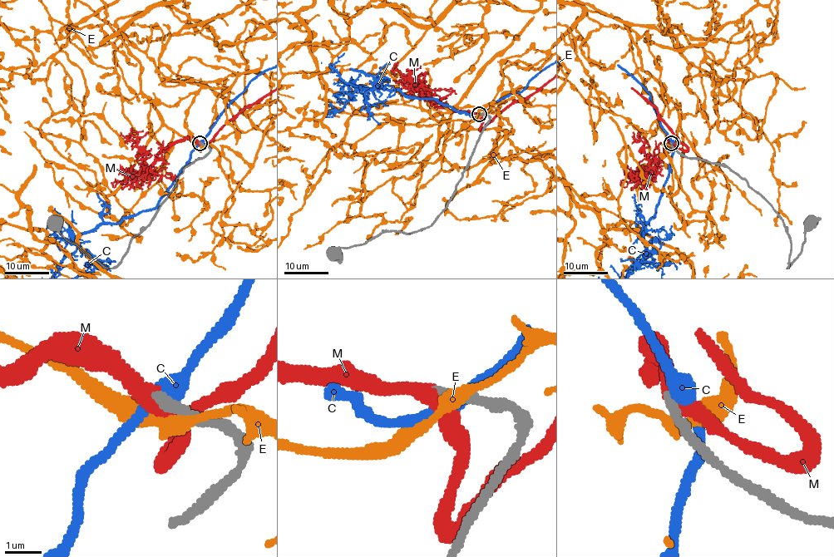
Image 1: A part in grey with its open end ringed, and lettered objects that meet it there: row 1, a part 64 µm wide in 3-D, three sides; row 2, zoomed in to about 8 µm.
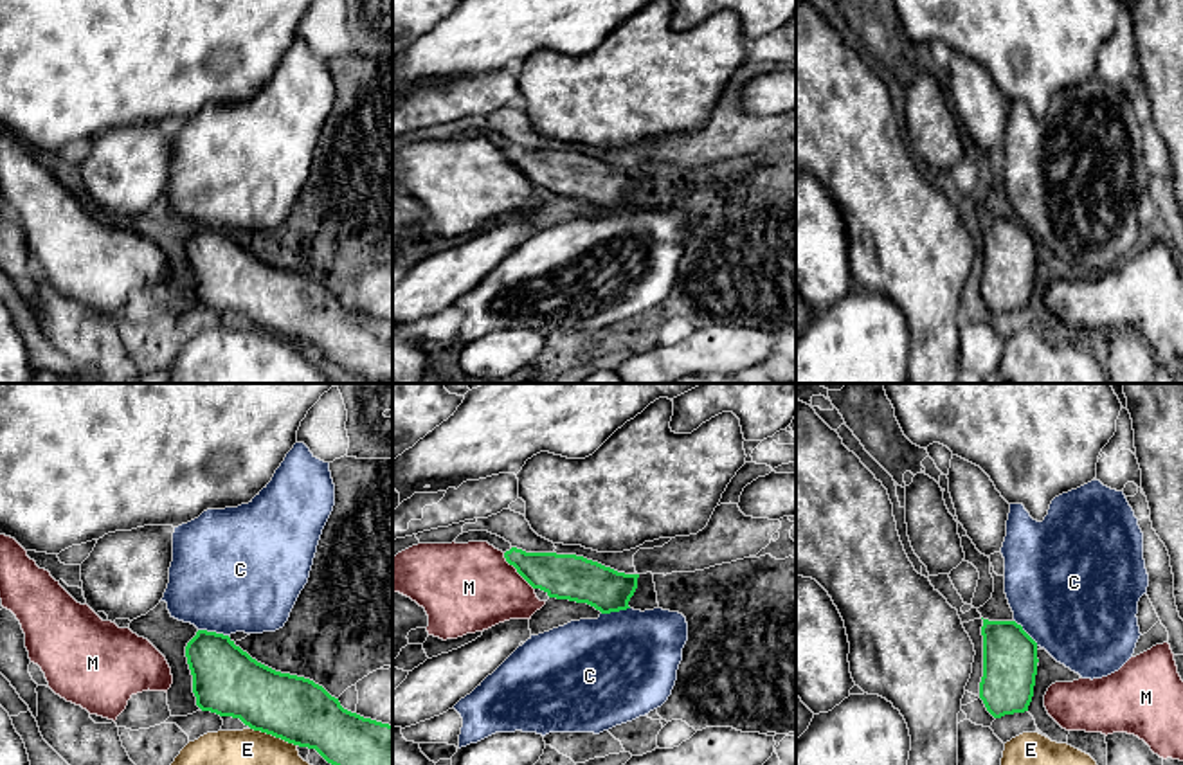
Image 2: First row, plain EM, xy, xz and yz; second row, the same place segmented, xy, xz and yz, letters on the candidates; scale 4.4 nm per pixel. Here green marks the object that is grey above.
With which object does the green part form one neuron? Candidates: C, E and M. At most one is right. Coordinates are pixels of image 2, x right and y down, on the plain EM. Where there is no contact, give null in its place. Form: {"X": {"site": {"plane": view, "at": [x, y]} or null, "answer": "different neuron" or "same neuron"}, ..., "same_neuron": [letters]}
{"C": {"site": {"plane": "xy", "at": [213, 229]}, "answer": "different neuron"}, "E": {"site": {"plane": "xy", "at": [274, 332]}, "answer": "different neuron"}, "M": {"site": {"plane": "xz", "at": [517, 168]}, "answer": "same neuron"}, "same_neuron": ["M"]}

